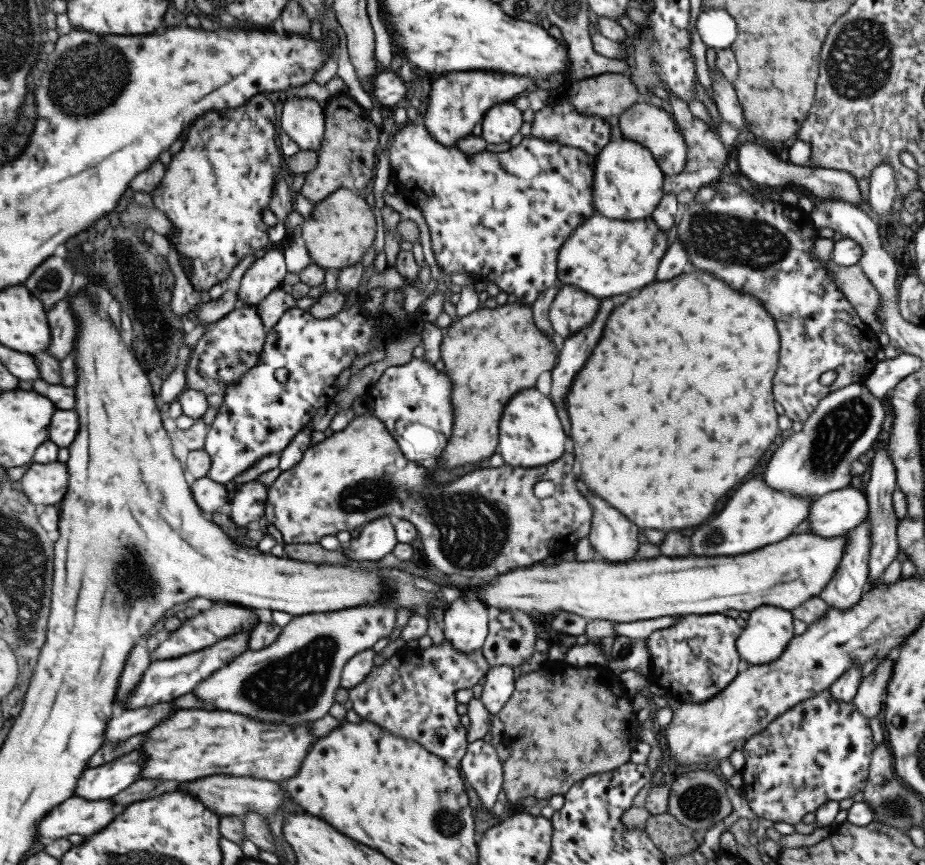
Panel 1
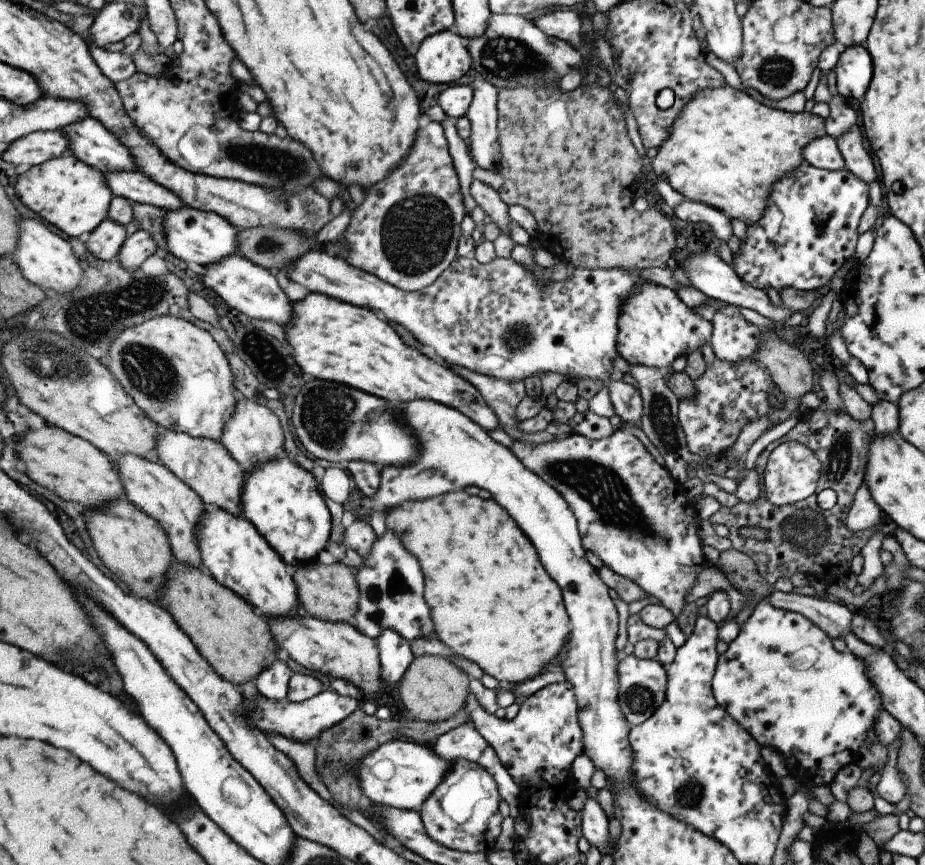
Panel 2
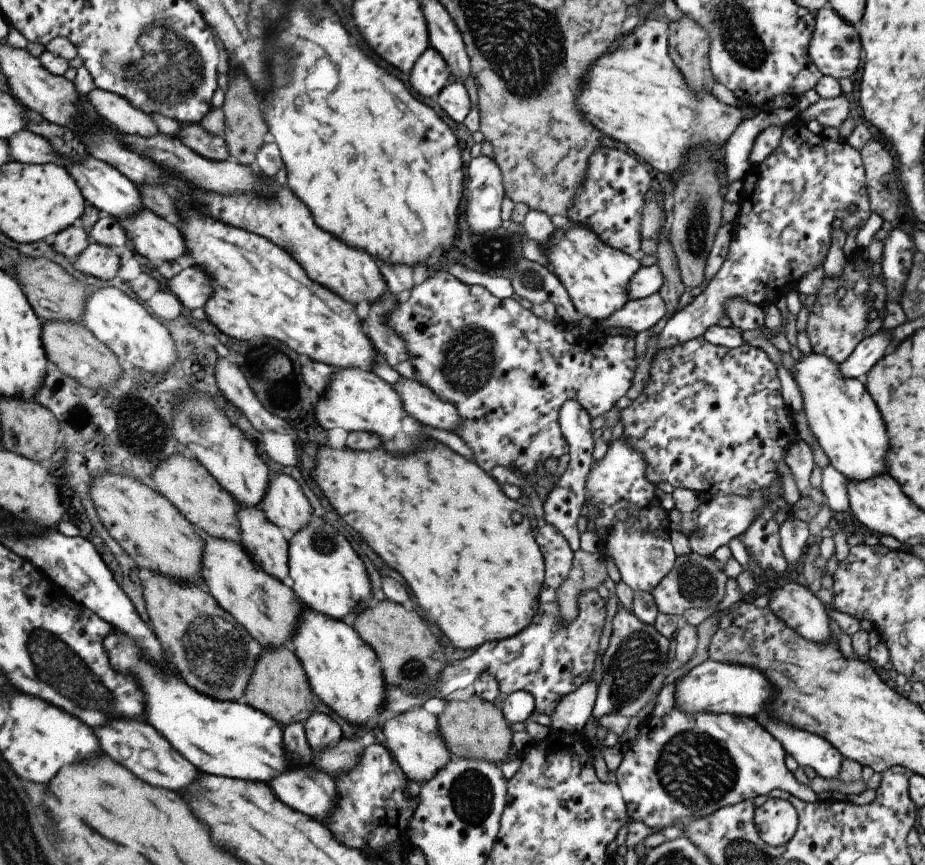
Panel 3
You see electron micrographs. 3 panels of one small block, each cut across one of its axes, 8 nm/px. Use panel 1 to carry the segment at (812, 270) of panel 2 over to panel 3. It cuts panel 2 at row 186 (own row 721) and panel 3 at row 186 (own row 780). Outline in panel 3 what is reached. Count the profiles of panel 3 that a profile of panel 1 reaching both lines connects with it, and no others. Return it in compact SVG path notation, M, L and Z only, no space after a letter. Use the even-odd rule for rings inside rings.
M798 116L786 123L782 127L783 135L776 150L764 162L750 164L746 169L740 190L739 213L733 222L733 235L726 259L708 286L694 297L691 304L676 312L658 334L657 352L702 336L710 326L718 327L720 317L725 314L724 302L732 296L740 296L762 307L782 304L790 291L798 291L796 284L801 276L823 264L832 240L832 222L839 219L842 223L840 231L846 235L860 220L867 220L872 213L859 150L842 140L829 140L822 133L815 135L806 130L805 124Z

